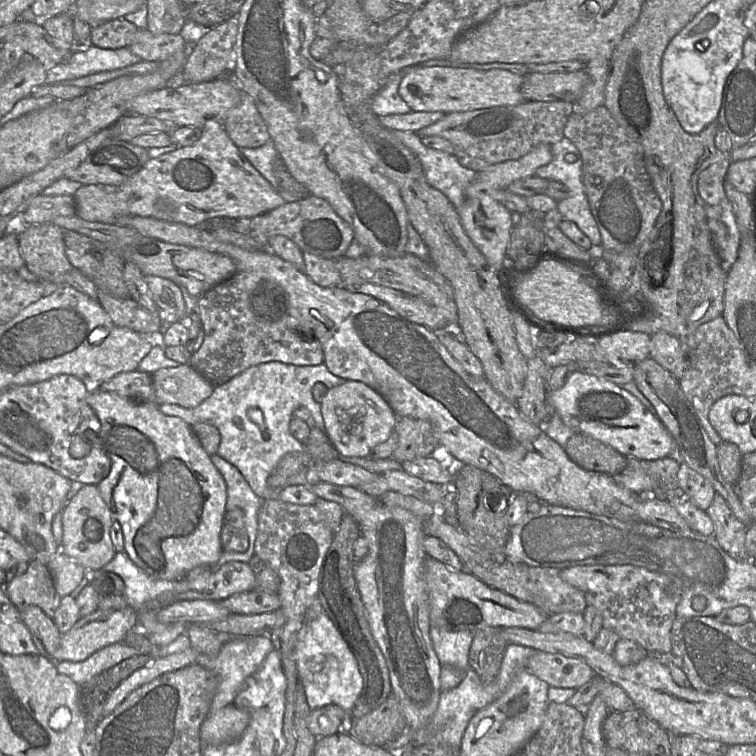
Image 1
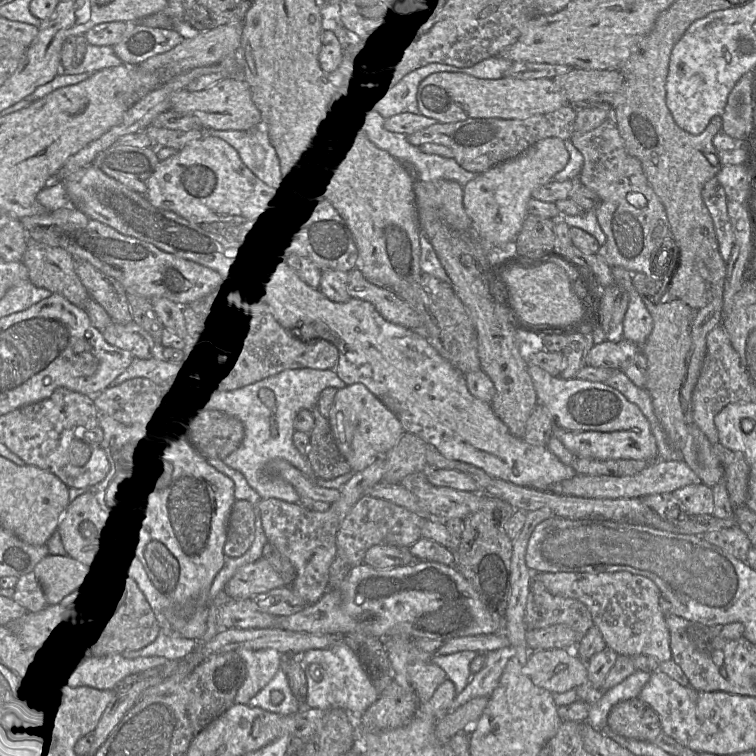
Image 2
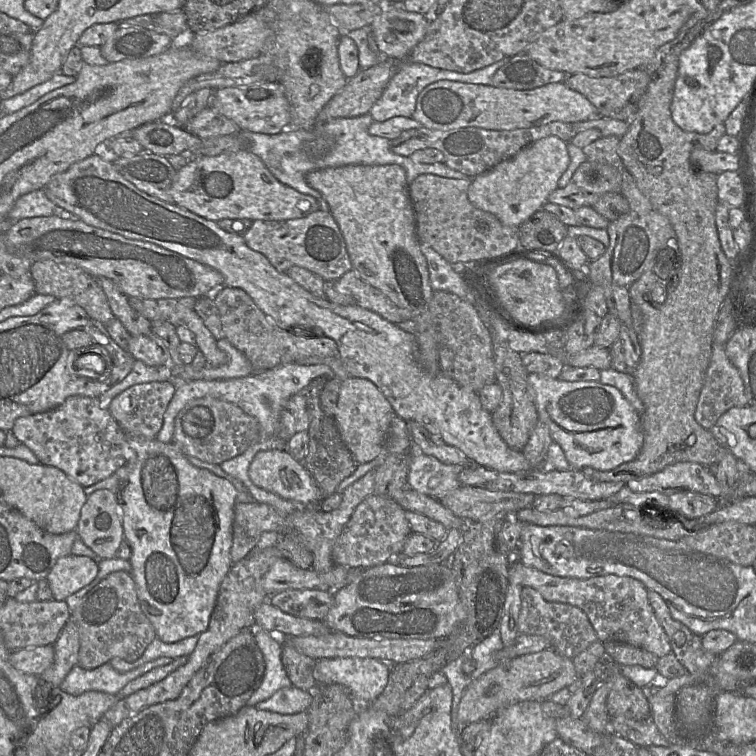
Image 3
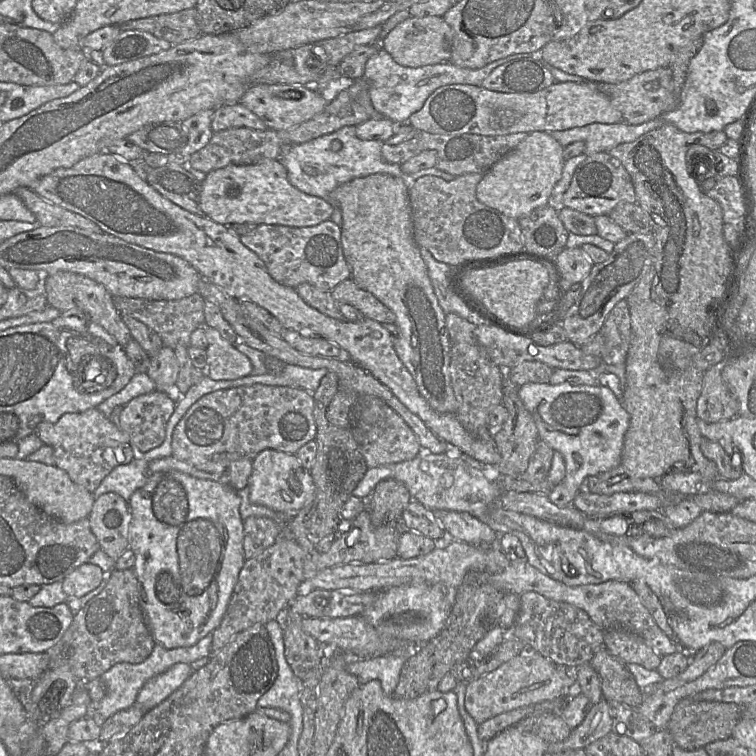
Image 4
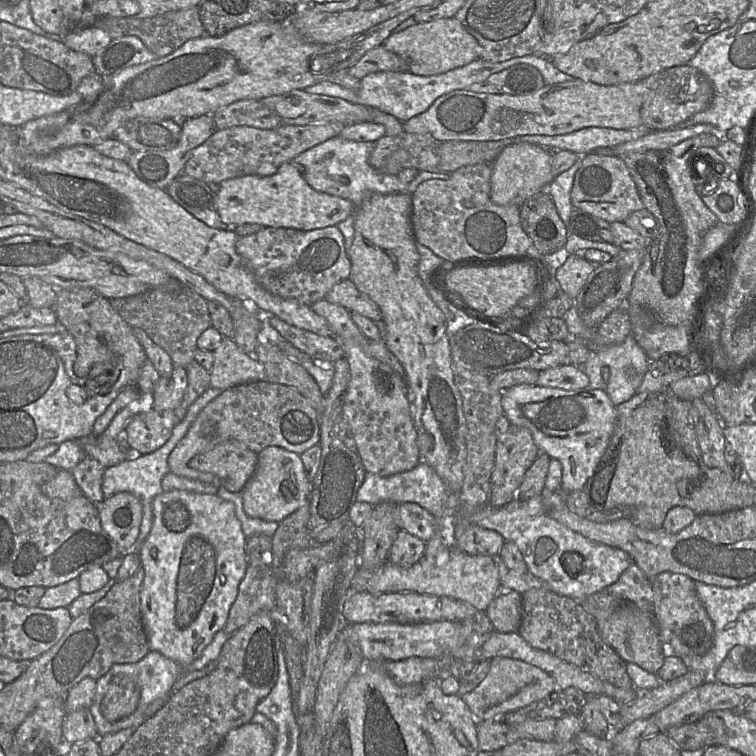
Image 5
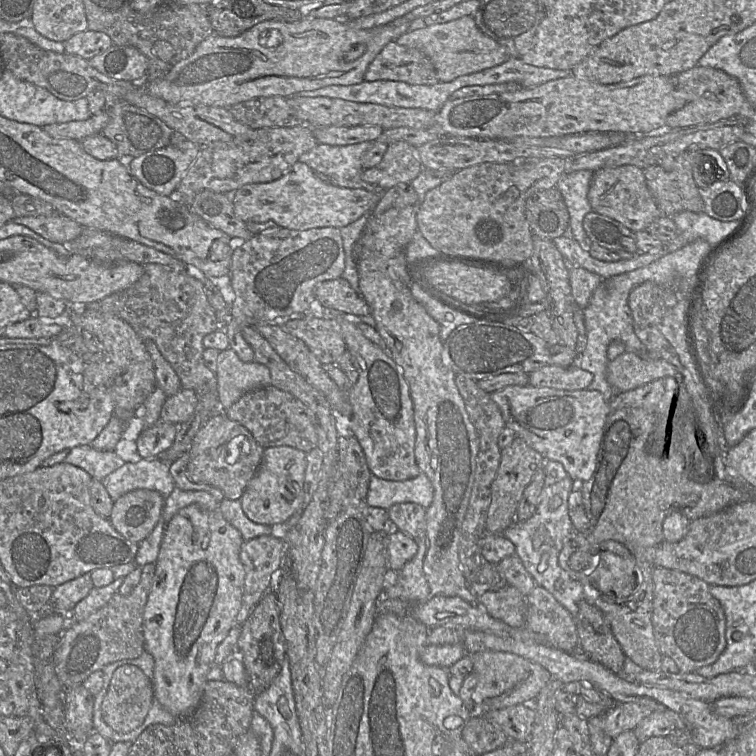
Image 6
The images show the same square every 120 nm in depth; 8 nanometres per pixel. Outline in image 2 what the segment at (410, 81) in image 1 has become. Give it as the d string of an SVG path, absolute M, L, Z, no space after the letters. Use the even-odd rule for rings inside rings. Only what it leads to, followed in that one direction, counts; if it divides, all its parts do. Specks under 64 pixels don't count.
M463 72L430 74L419 84L416 100L419 114L440 123L459 122L469 118L526 119L568 105L566 96L553 79L517 79L508 76L483 79Z

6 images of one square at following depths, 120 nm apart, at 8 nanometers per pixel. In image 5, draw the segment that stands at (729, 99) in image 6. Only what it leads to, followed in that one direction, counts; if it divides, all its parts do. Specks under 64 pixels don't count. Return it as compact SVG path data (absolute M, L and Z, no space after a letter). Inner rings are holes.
M688 64L664 69L635 83L635 91L642 97L640 110L642 126L649 130L678 126L706 109L714 95L710 80L701 71Z

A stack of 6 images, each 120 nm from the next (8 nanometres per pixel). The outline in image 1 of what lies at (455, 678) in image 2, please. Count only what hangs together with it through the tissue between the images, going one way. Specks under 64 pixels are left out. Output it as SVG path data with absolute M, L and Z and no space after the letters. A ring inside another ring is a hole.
M431 625L431 641L441 665L451 665L467 671L469 650L474 635L475 632L470 630L448 631Z

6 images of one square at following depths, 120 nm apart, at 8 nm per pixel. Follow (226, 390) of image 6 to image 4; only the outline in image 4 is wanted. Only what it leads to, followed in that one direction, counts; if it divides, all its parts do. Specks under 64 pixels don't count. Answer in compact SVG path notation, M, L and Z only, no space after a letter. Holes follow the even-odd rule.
M203 326L207 339L206 375L213 380L234 380L252 374L251 361L235 345L223 339L218 330Z

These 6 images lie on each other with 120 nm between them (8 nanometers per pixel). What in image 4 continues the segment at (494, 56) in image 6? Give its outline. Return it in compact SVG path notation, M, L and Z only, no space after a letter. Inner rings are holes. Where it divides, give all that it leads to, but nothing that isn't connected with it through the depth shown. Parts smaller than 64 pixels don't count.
M441 16L409 17L400 22L380 42L399 65L418 68L427 65L446 63L451 58L452 29Z

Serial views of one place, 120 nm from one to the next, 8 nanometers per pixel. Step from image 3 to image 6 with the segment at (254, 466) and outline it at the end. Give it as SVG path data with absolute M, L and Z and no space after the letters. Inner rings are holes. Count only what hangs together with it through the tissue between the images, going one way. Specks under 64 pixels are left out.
M290 446L265 448L260 466L240 498L246 516L271 527L285 525L303 507L306 467L306 453L301 450Z

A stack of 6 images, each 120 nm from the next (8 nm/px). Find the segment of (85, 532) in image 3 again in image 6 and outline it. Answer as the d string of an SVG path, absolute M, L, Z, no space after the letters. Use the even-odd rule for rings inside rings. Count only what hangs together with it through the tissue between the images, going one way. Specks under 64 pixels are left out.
M133 490L114 501L108 520L126 539L140 543L153 531L164 504L165 498L158 491Z

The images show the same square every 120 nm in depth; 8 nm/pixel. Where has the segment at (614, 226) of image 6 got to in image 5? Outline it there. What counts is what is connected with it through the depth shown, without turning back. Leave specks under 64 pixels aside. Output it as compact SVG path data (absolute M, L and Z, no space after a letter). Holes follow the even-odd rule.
M573 208L571 211L569 221L567 223L567 230L568 233L586 240L611 244L614 243L609 222L587 214L577 208Z

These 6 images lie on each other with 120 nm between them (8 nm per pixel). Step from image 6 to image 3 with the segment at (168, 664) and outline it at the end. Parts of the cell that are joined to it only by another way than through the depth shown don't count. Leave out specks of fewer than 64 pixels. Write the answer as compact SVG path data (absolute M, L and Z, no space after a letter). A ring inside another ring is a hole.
M128 436L136 462L127 479L113 490L122 512L124 539L131 548L131 575L143 613L165 643L200 635L209 624L222 580L231 569L232 525L239 492L227 479L194 466L173 442Z

